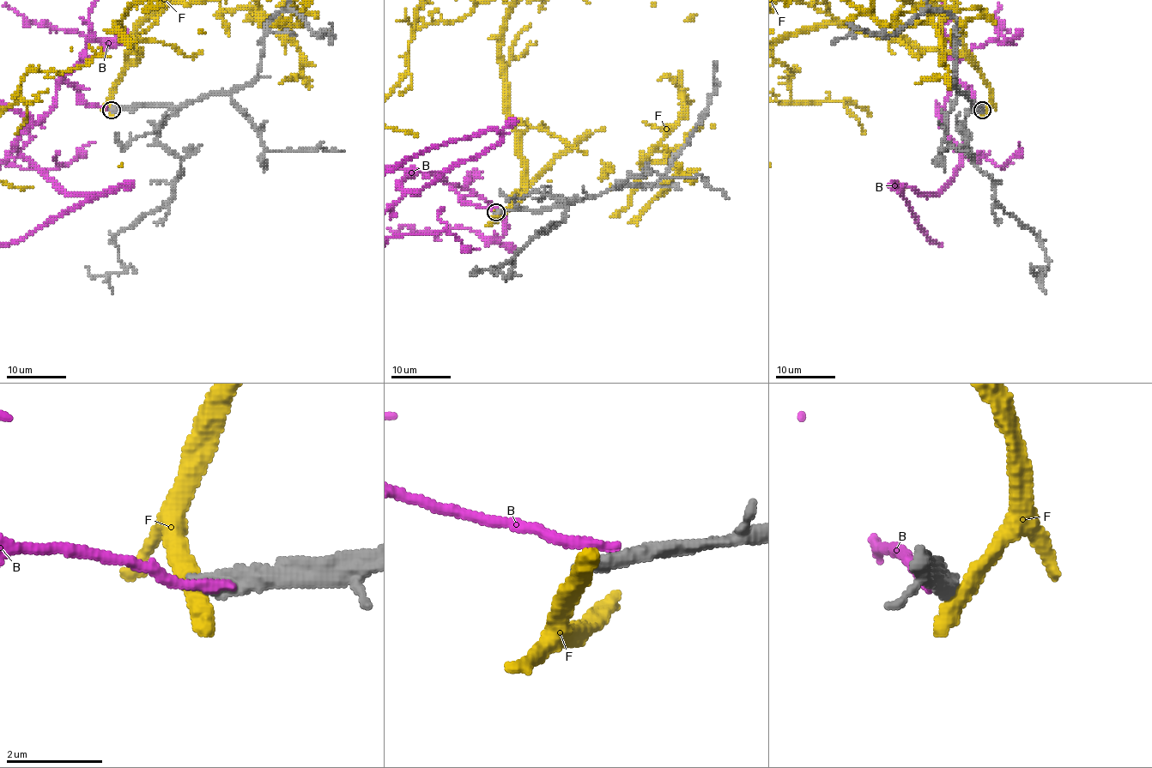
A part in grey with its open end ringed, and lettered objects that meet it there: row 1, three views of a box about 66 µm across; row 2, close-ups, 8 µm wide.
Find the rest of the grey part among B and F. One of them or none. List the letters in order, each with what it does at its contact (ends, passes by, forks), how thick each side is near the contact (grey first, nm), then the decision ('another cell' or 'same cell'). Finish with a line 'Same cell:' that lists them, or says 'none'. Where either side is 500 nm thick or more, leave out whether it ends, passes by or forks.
B: it ends; calibres 480 and 200 nm; another cell
F: calibres 380 and 500 nm; another cell
Same cell: none

